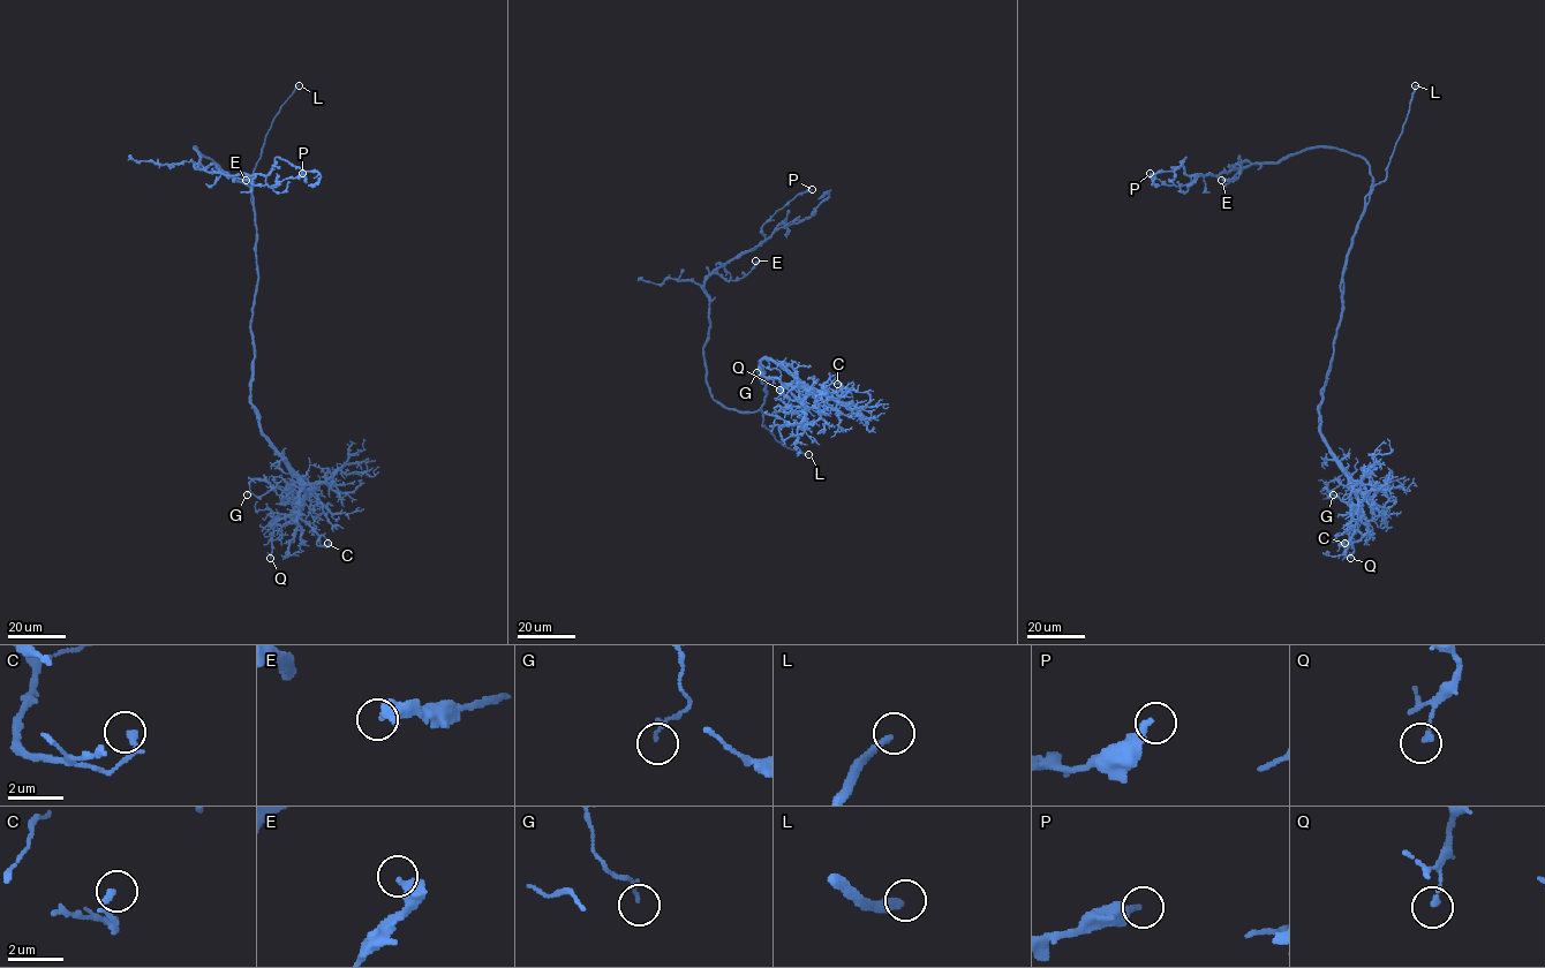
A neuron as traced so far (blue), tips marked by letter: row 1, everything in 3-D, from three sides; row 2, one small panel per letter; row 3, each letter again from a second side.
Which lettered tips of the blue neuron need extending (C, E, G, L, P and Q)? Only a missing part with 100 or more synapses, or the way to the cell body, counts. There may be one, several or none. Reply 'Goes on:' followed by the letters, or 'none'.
Goes on: L

